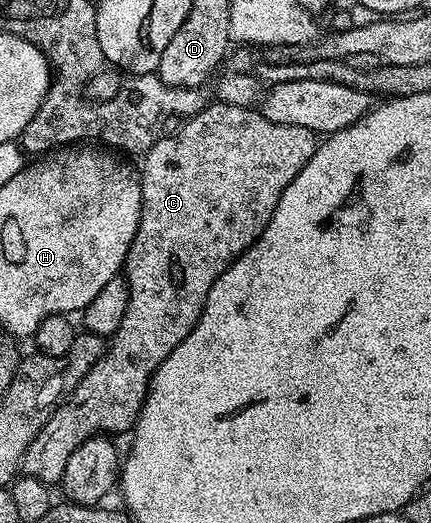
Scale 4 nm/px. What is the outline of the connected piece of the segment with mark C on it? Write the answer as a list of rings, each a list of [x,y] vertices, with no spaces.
[[[206,104],[205,108],[200,109],[194,117],[182,120],[178,124],[181,126],[174,133],[169,133],[166,137],[158,136],[152,147],[143,154],[145,166],[140,166],[139,169],[141,178],[141,218],[139,219],[139,227],[135,231],[135,239],[127,251],[123,266],[123,276],[125,282],[129,285],[127,315],[123,315],[123,323],[119,323],[119,331],[113,333],[105,354],[87,371],[87,375],[83,375],[81,382],[71,390],[67,399],[58,405],[57,410],[51,415],[51,419],[47,419],[47,423],[39,431],[39,435],[35,435],[35,439],[31,439],[31,447],[27,447],[27,451],[21,460],[20,472],[24,476],[34,477],[50,487],[56,486],[67,467],[67,459],[71,459],[75,447],[87,443],[87,439],[96,437],[98,434],[128,434],[132,430],[137,423],[137,416],[141,413],[145,396],[149,390],[149,383],[153,380],[155,371],[163,363],[163,359],[167,359],[167,355],[171,355],[171,351],[175,347],[179,347],[179,343],[183,343],[183,339],[187,339],[189,332],[196,327],[197,320],[201,318],[205,300],[215,283],[215,279],[219,279],[219,275],[223,275],[223,271],[227,267],[231,267],[241,254],[246,253],[261,238],[261,232],[271,223],[271,215],[275,215],[275,207],[279,207],[279,199],[283,195],[283,191],[287,191],[291,179],[295,179],[295,175],[299,175],[299,171],[303,171],[303,167],[307,167],[311,155],[315,155],[319,137],[318,134],[311,132],[307,127],[295,127],[291,123],[271,123],[271,119],[267,119],[253,107],[214,104]]]

